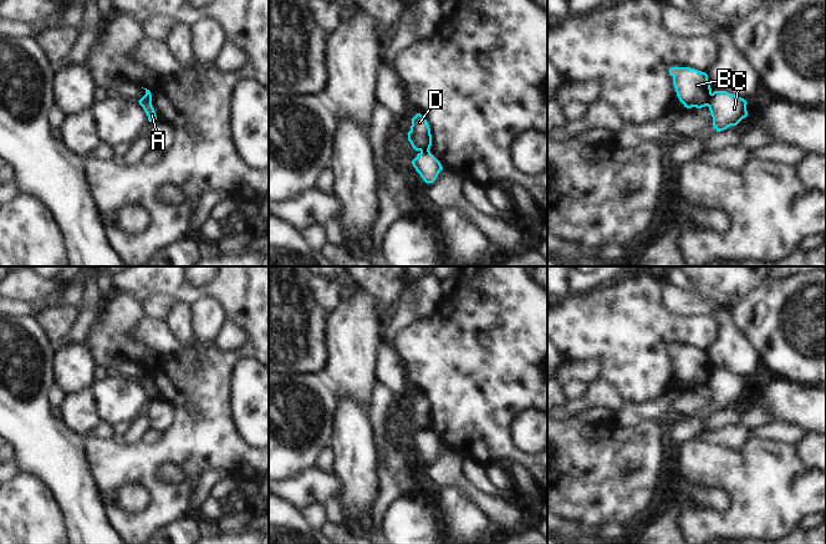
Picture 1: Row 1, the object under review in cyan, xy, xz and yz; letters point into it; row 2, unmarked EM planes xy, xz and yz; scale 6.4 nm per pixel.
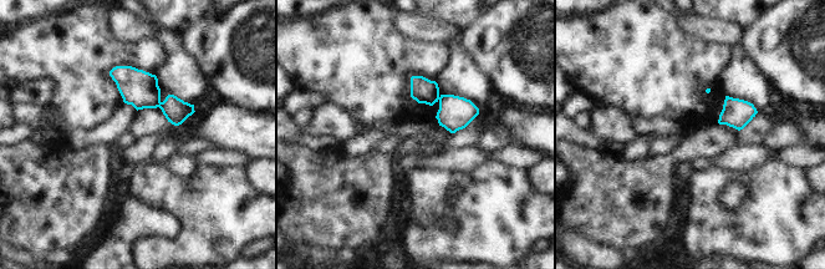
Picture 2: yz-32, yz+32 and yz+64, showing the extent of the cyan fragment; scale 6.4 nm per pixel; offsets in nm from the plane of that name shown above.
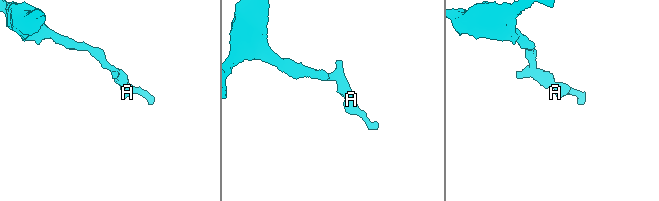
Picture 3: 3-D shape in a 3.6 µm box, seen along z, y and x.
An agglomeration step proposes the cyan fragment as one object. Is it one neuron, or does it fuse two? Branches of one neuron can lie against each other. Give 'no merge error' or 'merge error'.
merge error

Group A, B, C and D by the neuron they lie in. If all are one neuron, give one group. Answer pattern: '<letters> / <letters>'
A C / B D

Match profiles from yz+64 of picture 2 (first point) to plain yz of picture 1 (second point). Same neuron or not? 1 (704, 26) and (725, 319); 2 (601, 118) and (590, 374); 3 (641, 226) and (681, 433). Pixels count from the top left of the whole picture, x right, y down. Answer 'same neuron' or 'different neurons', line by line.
1: different neurons
2: different neurons
3: different neurons

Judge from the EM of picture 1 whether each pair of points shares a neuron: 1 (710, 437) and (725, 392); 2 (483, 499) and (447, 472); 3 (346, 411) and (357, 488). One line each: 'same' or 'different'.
1: different
2: same
3: same

